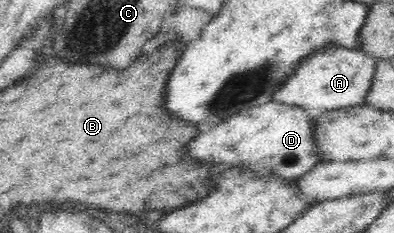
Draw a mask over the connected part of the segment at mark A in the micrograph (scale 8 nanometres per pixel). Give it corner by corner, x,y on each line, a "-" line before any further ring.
338,44
318,48
300,61
285,83
273,93
271,101
321,111
363,105
364,98
371,90
376,64
375,58
359,49
344,48

